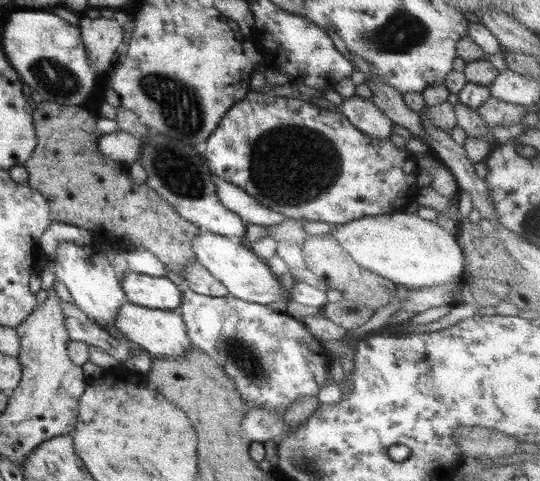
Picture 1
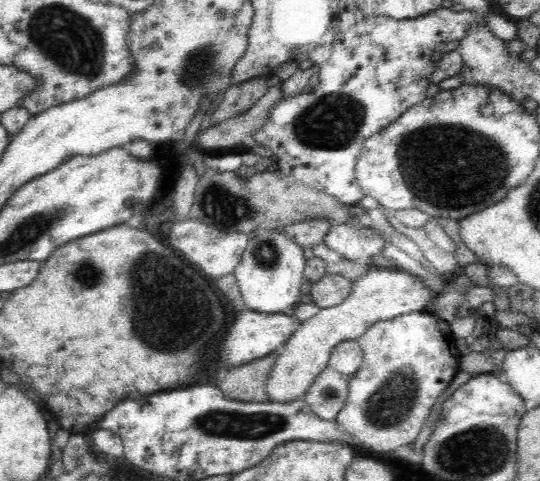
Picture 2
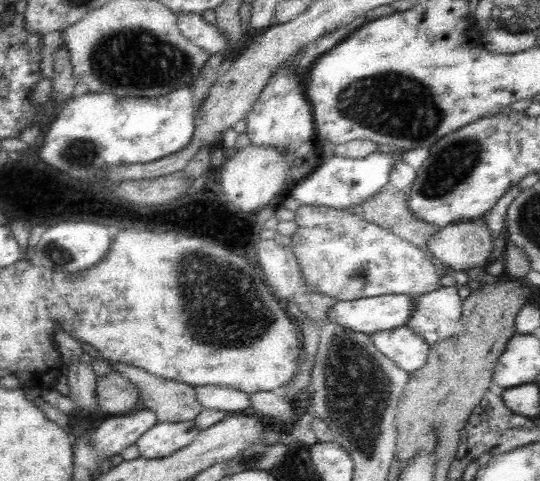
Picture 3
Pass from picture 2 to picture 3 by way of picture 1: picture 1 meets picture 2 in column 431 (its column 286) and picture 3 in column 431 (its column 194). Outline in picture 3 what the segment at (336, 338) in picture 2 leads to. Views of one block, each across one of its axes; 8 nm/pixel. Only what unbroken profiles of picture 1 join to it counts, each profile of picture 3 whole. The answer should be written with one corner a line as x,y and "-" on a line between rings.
481,220
464,221
441,227
428,243
434,259
454,273
485,267
493,250
494,237

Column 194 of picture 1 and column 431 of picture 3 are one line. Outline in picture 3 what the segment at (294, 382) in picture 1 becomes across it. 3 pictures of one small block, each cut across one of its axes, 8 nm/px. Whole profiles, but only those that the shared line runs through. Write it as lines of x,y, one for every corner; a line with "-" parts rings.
444,286
416,297
416,306
408,317
406,326
413,328
430,346
452,338
460,332
462,298
458,296
460,286

